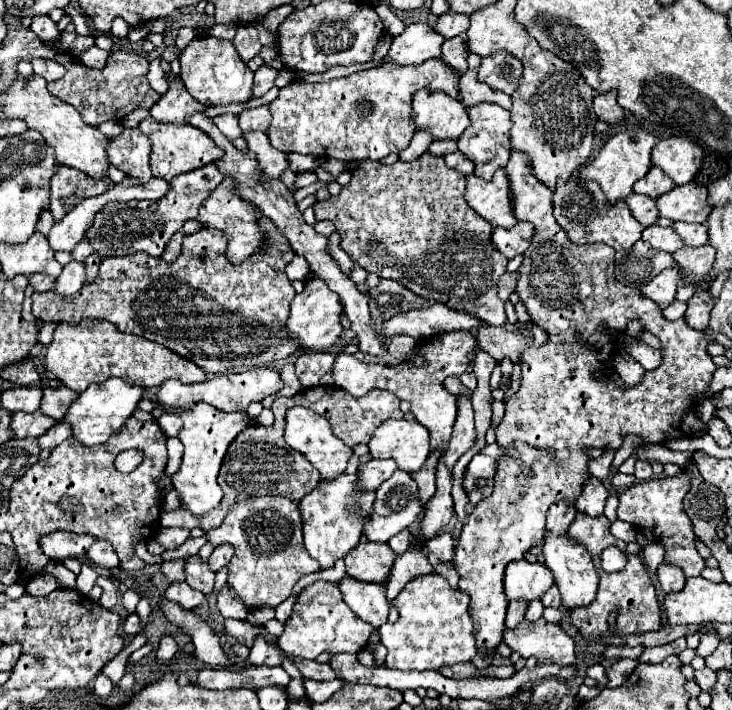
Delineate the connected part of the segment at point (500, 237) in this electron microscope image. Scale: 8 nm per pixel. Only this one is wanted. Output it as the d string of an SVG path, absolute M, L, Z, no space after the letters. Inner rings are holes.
M518 221L512 229L500 229L496 227L492 231L492 243L496 245L496 249L506 257L512 259L520 253L524 253L530 245L530 237L534 233L532 223L528 221Z

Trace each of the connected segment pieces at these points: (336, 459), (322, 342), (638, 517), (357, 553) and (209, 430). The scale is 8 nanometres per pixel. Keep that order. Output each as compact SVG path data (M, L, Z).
M292 407L288 411L284 439L292 449L300 451L302 455L306 455L306 459L310 459L310 463L320 471L322 479L332 479L336 475L342 475L346 471L348 459L352 457L352 447L348 447L344 441L340 441L332 433L330 423L322 415L310 411L310 409L304 409L304 407Z
M310 275L306 279L306 289L292 299L290 307L292 309L290 309L290 317L286 321L286 327L288 327L290 339L294 339L300 349L304 349L304 351L306 349L324 351L340 339L340 333L342 333L340 313L344 309L342 309L342 303L340 303L338 295L334 291L330 291L328 285L320 277Z
M680 473L676 477L634 483L626 491L622 491L618 497L620 499L618 519L630 523L632 527L636 527L640 531L648 531L652 535L652 539L664 547L666 563L680 567L686 577L698 577L702 573L702 569L706 567L706 563L696 551L696 535L694 535L692 523L682 507L682 499L688 489L690 489L690 477L686 473Z
M360 541L360 545L344 557L346 575L364 583L384 583L394 559L396 553L386 543Z
M196 403L192 409L184 411L180 417L184 425L178 437L184 445L184 455L182 455L178 473L172 475L172 487L180 497L180 507L198 517L214 509L222 501L222 489L216 483L216 477L228 445L244 427L248 427L248 421L240 413L224 413L208 403Z

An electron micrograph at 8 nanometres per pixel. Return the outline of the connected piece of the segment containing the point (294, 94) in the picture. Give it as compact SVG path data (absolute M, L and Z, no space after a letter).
M440 57L428 59L420 65L408 65L400 67L394 63L384 63L366 71L352 73L342 79L332 79L326 83L304 83L304 81L292 81L286 87L280 89L278 97L270 103L272 111L272 123L268 129L270 143L288 153L304 153L304 155L316 155L316 157L332 157L340 161L364 161L364 159L382 159L390 153L400 153L404 147L408 147L414 125L412 125L412 97L416 91L428 89L428 91L442 91L452 95L454 99L460 99L460 75L456 69L446 65Z

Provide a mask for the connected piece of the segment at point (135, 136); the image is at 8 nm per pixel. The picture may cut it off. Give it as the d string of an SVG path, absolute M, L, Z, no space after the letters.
M124 129L112 139L108 145L108 159L128 177L140 179L142 183L154 177L150 171L150 141L138 129Z

